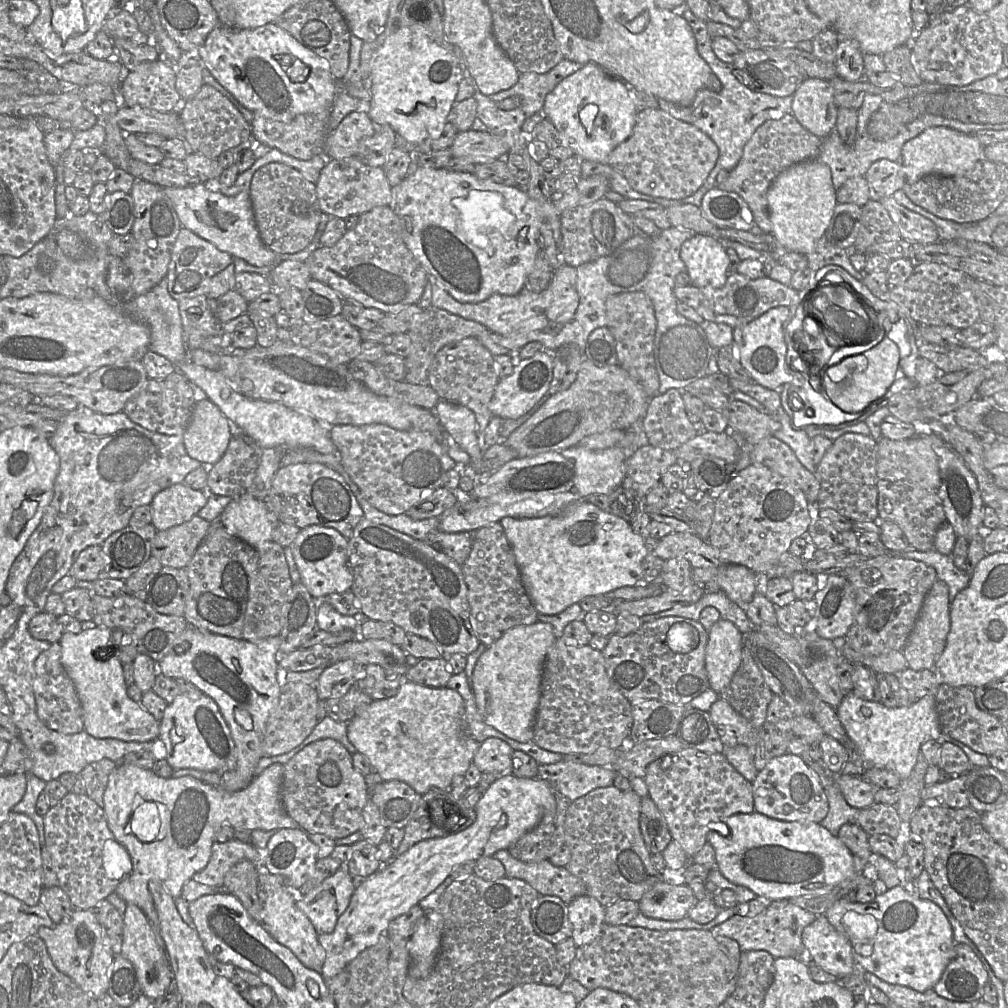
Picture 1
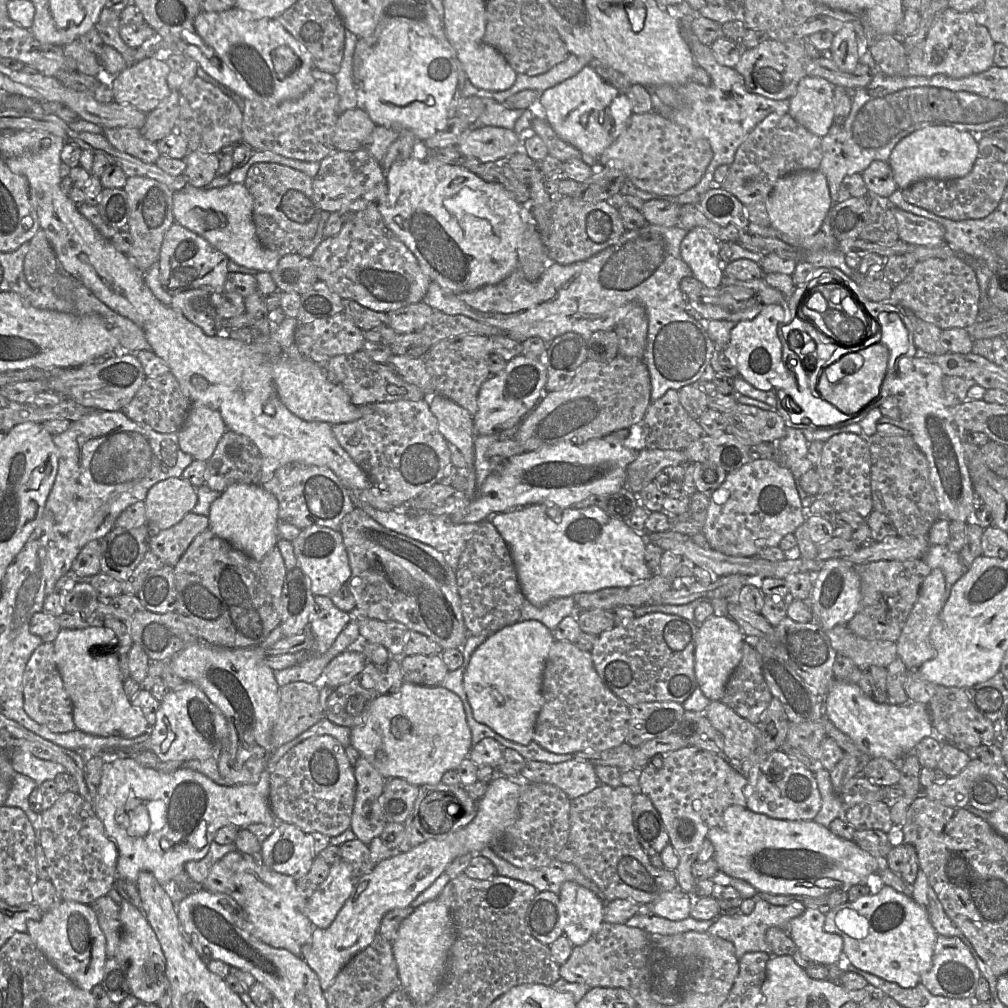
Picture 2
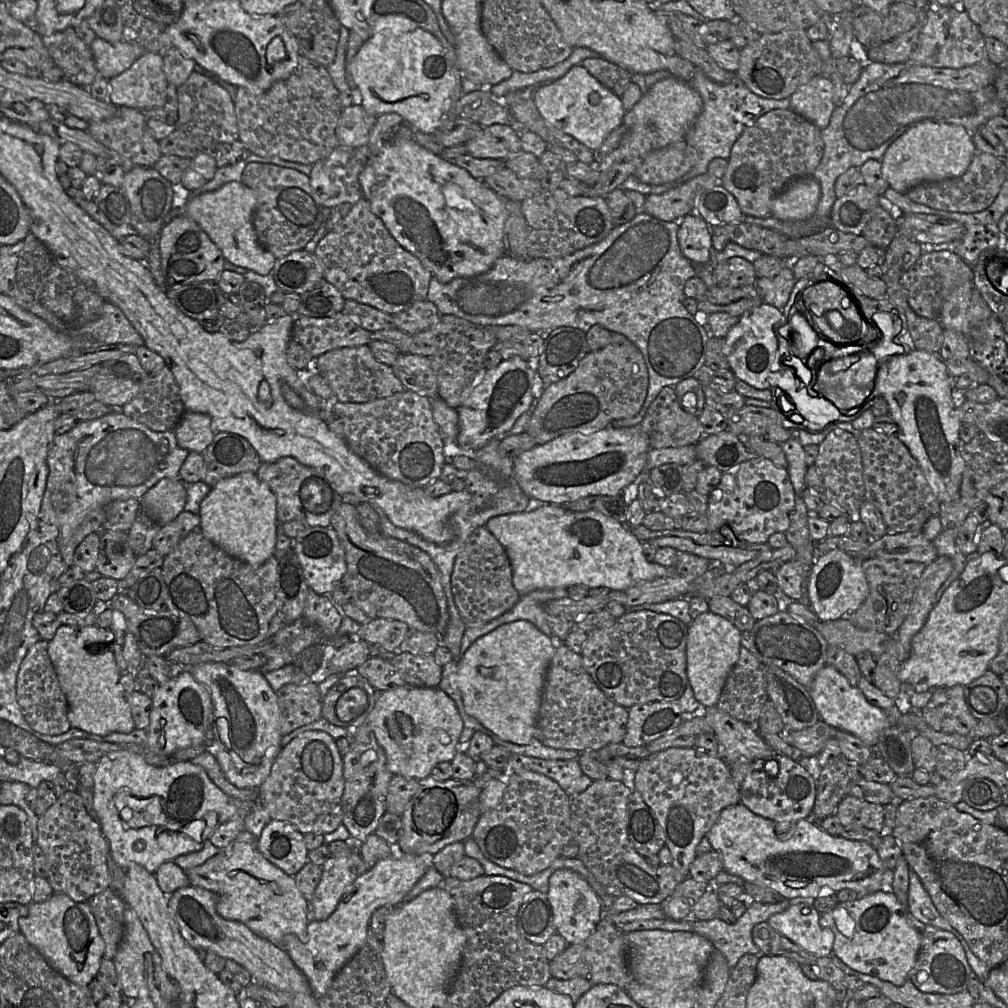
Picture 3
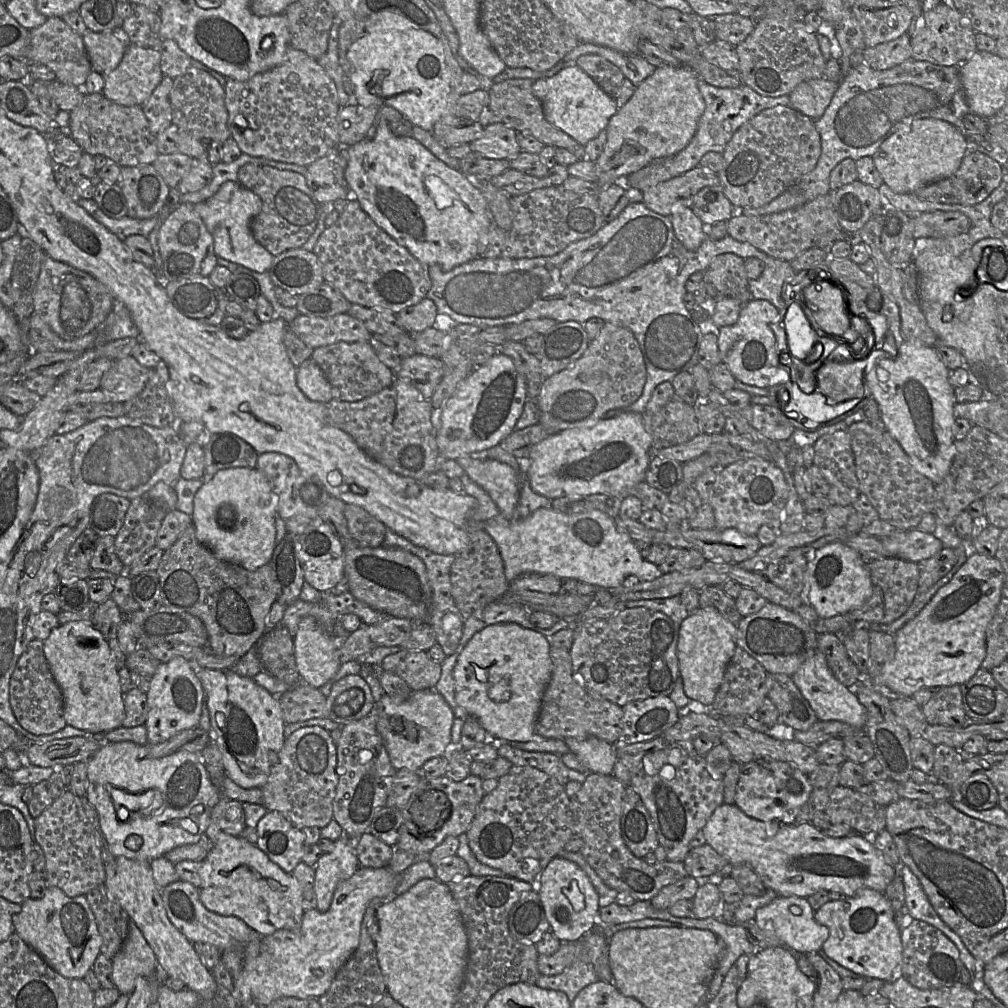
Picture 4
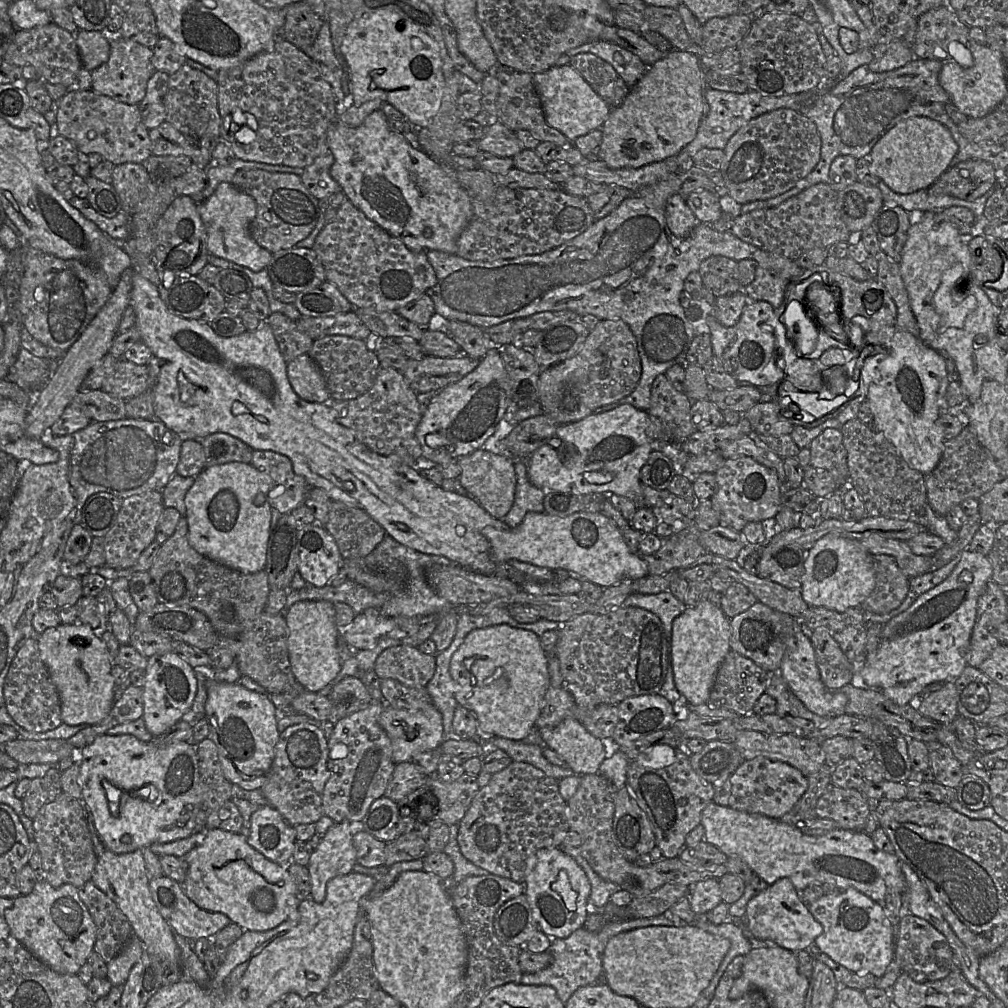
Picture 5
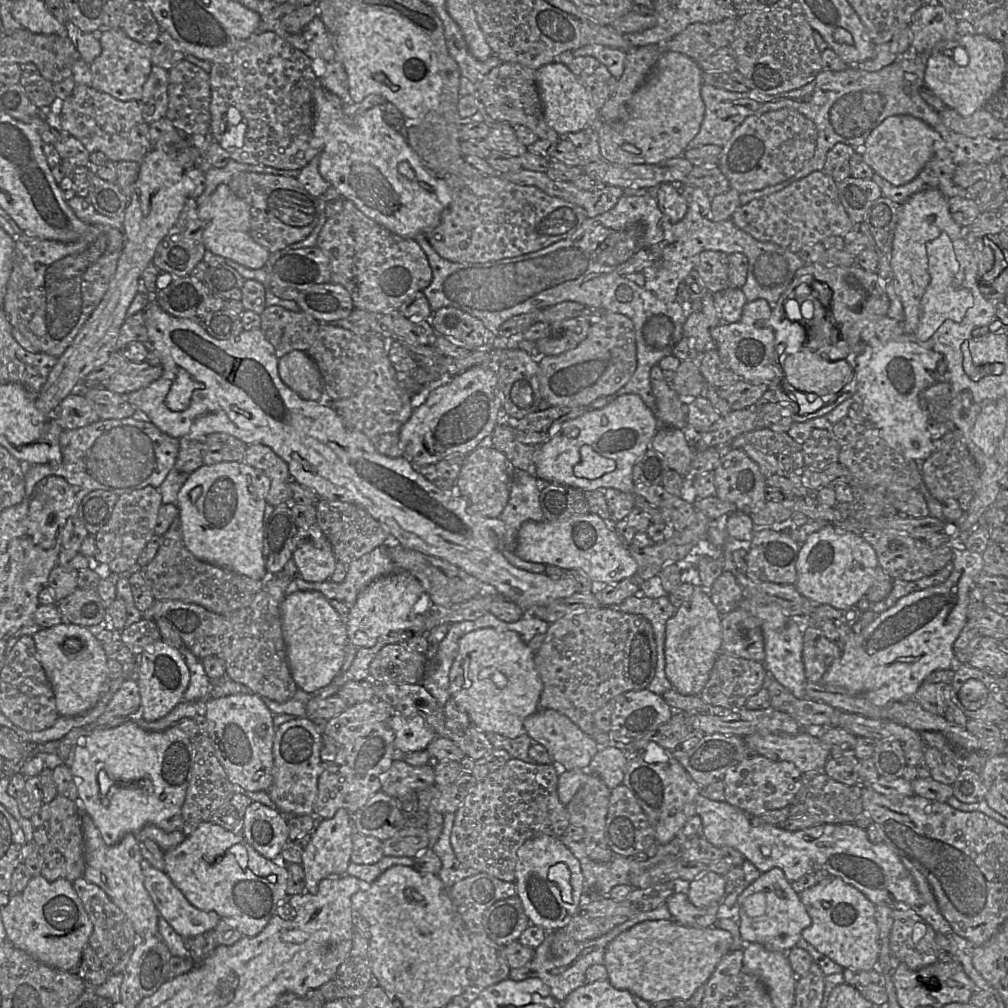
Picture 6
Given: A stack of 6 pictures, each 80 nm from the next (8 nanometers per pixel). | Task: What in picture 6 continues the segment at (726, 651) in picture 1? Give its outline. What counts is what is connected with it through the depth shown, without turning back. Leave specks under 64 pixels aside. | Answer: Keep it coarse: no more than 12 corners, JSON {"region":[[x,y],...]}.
{"region":[[693,568],[666,623],[673,689],[699,696],[721,652],[722,615]]}

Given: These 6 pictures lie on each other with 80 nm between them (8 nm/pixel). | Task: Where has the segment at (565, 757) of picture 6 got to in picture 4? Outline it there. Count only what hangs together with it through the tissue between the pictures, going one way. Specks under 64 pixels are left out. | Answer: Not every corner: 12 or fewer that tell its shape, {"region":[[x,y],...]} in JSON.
{"region":[[595,736],[566,738],[588,772],[612,775],[613,744]]}

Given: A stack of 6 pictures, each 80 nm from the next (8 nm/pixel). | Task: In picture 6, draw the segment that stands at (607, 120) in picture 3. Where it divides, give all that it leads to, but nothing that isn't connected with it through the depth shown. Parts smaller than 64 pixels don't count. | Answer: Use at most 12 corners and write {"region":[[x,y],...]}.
{"region":[[567,65],[535,71],[546,124],[560,136],[599,117]]}

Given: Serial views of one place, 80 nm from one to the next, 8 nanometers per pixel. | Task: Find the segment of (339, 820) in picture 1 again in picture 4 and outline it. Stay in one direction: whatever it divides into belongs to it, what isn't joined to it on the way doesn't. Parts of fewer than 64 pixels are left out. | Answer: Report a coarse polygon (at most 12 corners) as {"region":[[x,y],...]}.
{"region":[[319,726],[284,740],[263,806],[296,828],[333,820],[337,747]]}

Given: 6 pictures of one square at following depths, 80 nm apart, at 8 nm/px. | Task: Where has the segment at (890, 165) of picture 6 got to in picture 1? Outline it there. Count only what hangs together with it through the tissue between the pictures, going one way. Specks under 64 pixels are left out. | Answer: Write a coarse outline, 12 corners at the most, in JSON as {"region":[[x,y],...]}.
{"region":[[931,127],[906,142],[906,184],[962,176],[983,159],[977,137]]}

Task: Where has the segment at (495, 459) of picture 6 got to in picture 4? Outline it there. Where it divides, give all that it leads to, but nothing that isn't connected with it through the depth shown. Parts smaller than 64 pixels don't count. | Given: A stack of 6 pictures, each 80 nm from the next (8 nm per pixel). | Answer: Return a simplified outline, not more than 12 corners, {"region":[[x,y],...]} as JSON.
{"region":[[470,456],[455,461],[514,517],[519,478],[511,466]]}

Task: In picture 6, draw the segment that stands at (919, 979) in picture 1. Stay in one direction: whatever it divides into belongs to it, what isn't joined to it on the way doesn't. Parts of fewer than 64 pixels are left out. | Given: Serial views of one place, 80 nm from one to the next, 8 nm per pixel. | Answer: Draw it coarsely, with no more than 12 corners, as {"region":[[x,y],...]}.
{"region":[[838,878],[799,897],[804,940],[844,969],[877,968],[876,905]]}

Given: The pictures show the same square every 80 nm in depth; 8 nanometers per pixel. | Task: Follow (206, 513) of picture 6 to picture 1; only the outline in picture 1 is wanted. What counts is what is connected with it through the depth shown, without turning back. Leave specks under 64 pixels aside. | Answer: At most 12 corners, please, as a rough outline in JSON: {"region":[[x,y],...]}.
{"region":[[247,492],[232,498],[218,520],[256,549],[277,525],[265,501]]}

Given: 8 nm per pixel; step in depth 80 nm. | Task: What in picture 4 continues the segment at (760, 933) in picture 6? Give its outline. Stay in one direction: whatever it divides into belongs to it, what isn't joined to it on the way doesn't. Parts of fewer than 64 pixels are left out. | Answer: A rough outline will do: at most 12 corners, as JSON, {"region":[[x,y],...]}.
{"region":[[778,896],[754,920],[791,951],[820,951],[829,929],[807,898]]}

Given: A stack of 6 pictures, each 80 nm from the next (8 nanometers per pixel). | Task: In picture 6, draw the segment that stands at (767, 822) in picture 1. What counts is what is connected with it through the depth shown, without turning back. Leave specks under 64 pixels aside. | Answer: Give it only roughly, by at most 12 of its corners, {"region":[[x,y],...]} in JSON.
{"region":[[701,794],[701,835],[792,883],[826,871],[876,906],[923,904],[885,843],[853,823],[787,831]]}

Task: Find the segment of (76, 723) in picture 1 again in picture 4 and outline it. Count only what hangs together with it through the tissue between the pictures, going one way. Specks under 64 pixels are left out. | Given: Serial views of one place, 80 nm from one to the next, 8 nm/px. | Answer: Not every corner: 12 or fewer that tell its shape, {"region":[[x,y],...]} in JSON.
{"region":[[34,639],[9,683],[19,724],[60,731],[64,699]]}

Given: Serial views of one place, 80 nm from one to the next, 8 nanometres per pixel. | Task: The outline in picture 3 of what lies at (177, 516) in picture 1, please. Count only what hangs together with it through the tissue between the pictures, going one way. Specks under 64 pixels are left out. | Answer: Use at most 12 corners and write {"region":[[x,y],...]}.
{"region":[[161,479],[141,498],[159,525],[184,511],[185,485]]}

